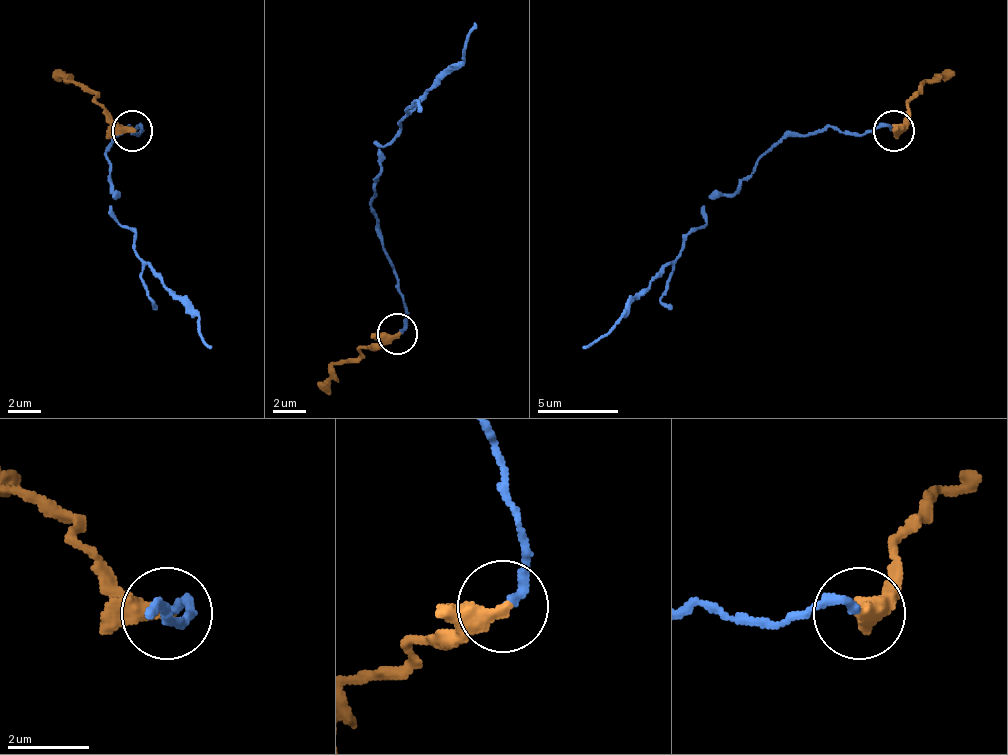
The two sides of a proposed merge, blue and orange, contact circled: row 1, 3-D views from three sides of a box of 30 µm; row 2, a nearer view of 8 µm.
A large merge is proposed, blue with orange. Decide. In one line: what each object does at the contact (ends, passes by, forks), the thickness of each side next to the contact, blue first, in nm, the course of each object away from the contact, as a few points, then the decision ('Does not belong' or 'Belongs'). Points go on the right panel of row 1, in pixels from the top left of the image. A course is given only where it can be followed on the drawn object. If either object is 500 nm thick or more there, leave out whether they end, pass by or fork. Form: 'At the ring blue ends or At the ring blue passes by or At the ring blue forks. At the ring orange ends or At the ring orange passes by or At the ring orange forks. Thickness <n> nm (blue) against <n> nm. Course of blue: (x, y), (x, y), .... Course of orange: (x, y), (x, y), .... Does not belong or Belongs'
At the ring blue ends. At the ring orange ends. Thickness 200 nm (blue) against 440 nm. Course of blue: (895, 129), (825, 125), (813, 133), (789, 133), (732, 194), (708, 198), (683, 251), (618, 320), (581, 349). Course of orange: (895, 129), (923, 85), (956, 72). Belongs

